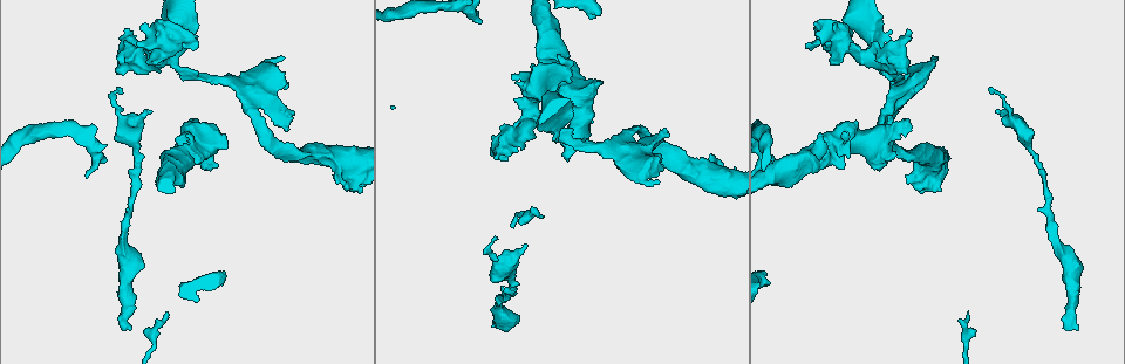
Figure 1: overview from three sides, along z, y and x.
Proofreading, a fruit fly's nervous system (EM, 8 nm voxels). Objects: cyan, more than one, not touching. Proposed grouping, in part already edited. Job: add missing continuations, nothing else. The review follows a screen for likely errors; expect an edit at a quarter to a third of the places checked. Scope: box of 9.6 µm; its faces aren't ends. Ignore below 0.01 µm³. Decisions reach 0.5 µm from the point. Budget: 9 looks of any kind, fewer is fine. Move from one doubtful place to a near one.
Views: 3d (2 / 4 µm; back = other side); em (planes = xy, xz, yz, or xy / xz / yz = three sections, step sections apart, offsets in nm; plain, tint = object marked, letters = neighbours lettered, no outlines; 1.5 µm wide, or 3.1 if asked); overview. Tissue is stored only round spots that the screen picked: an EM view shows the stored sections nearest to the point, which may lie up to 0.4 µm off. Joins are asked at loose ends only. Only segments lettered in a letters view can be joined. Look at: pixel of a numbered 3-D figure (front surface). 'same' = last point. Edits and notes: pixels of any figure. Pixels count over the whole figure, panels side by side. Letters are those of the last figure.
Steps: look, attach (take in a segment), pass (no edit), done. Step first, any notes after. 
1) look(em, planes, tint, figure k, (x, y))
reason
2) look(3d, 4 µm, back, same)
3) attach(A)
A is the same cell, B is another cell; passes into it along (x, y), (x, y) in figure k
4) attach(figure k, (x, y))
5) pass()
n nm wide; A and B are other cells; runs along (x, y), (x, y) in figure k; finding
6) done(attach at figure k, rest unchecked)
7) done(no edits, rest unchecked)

look(em, yz, step 4, letters, figure 1, (967, 314))
branch stops here

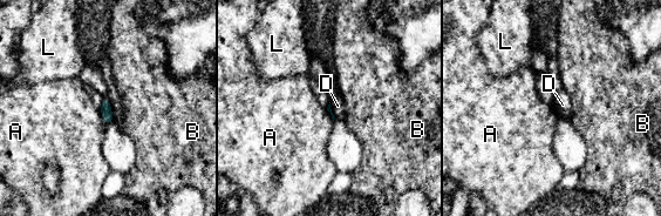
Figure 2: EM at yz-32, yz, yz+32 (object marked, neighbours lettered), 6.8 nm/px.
pass()
A, B, D and L are other cells; border along (99, 109), (106, 127) in figure 2; no lettered segment goes on from it

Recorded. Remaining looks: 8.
look(em, planes, plain, figure 1, (567, 160))
branch stops here

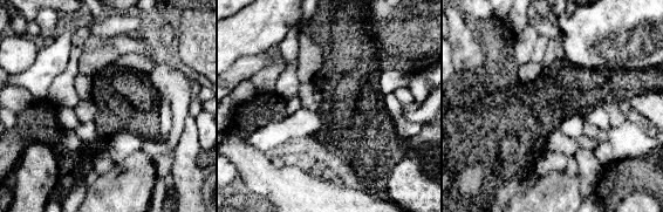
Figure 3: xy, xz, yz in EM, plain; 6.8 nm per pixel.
look(em, planes, tint, same)

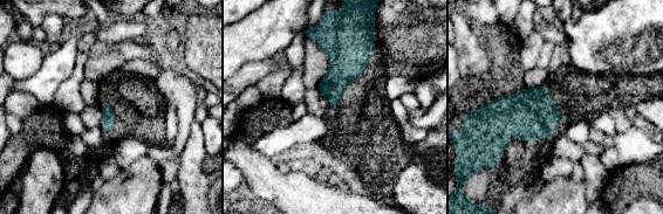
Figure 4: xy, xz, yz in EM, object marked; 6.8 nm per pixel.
look(em, planes, letters, same)

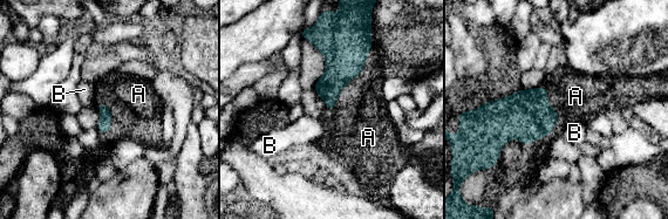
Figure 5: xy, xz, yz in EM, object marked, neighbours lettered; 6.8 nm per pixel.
attach(A)
A is the same cell, B is another cell; the cell continues

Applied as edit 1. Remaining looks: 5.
look(overview)

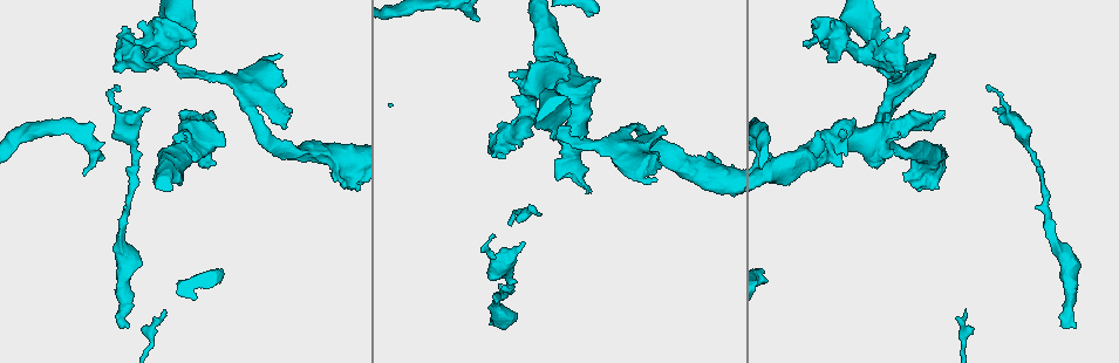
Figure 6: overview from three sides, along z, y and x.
look(3d, 4 µm, back, figure 6, (282, 126))
free end

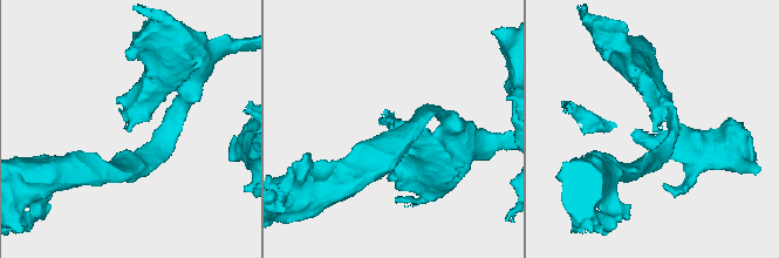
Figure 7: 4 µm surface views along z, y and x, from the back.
look(em, yz, step 8, tint, figure 7, (129, 130))

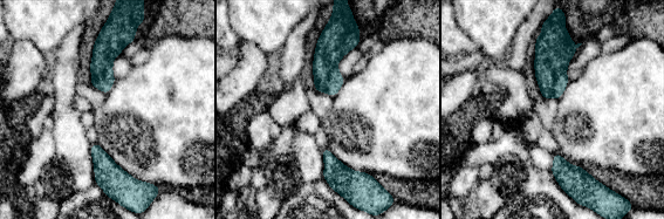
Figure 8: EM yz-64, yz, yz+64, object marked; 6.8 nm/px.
look(em, xz, step 8, letters, same)

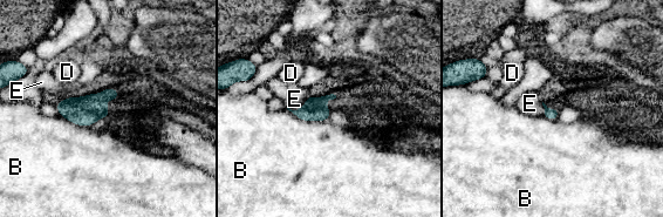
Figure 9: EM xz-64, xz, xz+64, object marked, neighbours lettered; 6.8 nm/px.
pass()
B touches over 300 nm; B, D and E are other cells; border along (307, 95), (302, 107), (287, 108) in figure 9; no lettered segment goes on from it

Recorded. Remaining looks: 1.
done(attach at figure 5, rest unchecked)

